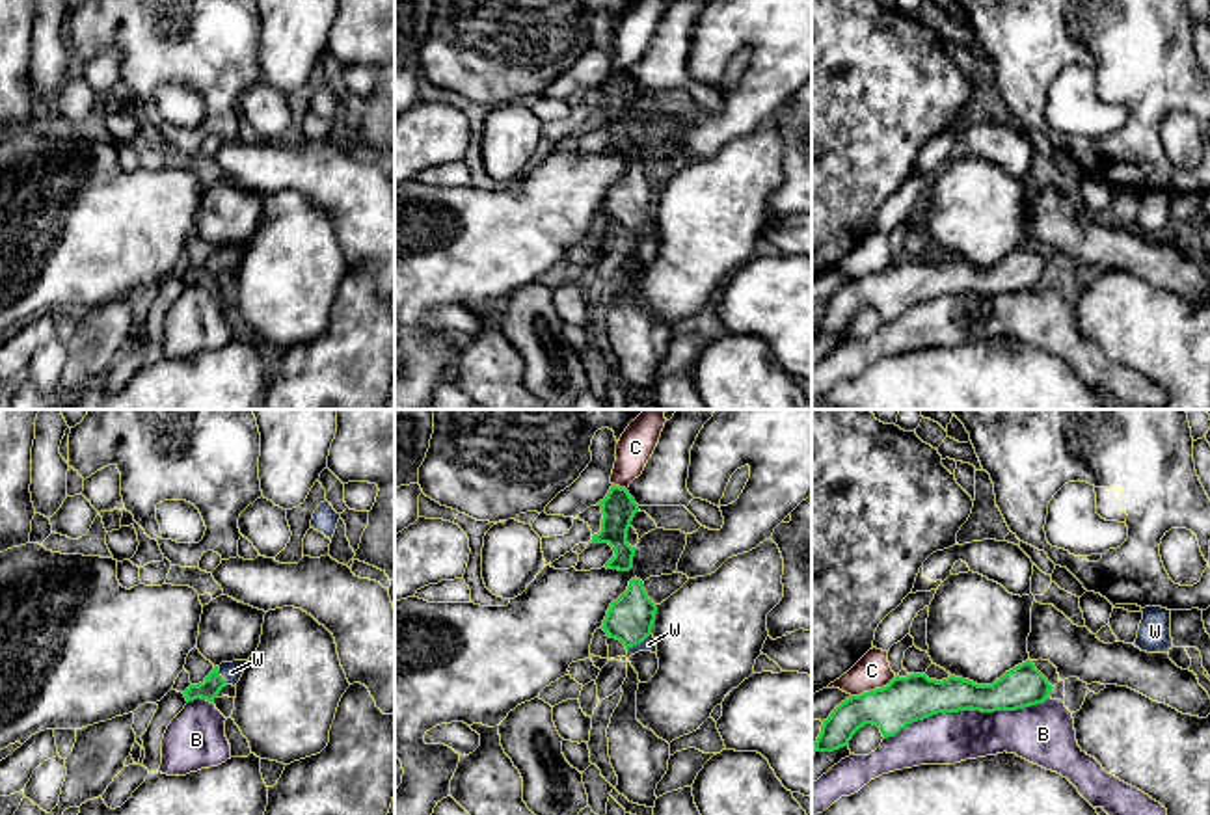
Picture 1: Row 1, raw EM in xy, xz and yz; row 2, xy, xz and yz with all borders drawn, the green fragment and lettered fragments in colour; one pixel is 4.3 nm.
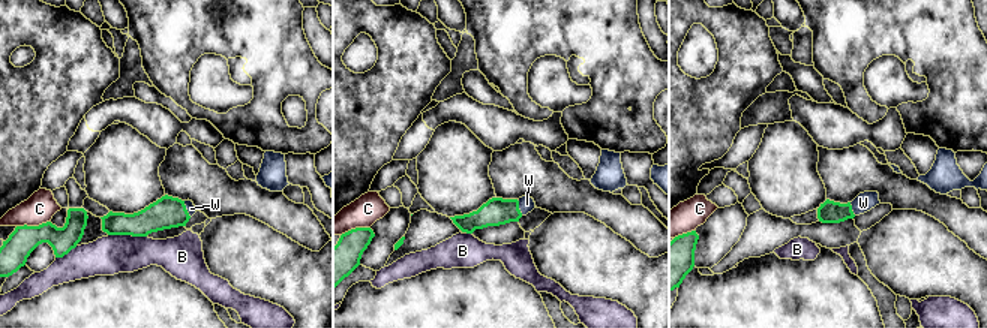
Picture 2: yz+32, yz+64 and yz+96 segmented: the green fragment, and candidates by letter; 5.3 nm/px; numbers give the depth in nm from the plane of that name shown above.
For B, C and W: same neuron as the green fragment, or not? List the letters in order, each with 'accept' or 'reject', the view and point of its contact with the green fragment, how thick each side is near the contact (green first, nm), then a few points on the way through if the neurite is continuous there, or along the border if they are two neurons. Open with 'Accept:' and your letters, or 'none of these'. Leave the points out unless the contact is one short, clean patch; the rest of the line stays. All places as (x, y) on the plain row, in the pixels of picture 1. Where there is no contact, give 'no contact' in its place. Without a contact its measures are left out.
Accept: W
B: reject | yz (965, 293) | 200/220 nm
C: reject | yz (875, 272) | 200/150 nm | along yz (896, 259), (881, 270), (851, 280)
W: accept | xz (639, 226) | 200/60 nm | across xz (630, 201), (639, 226), (648, 227)

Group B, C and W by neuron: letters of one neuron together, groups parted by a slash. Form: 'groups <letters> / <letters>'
groups B / C / W

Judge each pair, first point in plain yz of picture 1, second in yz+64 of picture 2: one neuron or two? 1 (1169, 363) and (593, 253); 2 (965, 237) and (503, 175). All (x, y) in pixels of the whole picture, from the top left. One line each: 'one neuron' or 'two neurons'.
1: one neuron
2: two neurons

